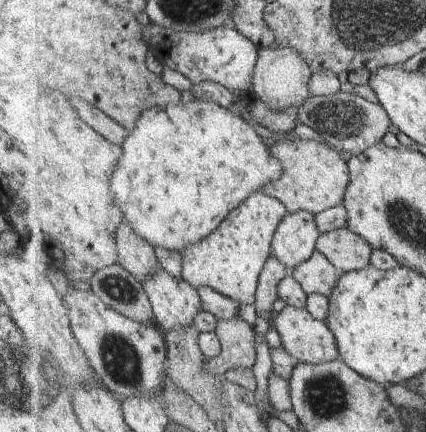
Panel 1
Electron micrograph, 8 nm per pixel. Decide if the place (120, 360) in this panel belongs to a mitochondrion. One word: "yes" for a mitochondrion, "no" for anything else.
yes

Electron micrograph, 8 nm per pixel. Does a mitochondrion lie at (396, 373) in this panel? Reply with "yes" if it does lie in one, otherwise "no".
no

